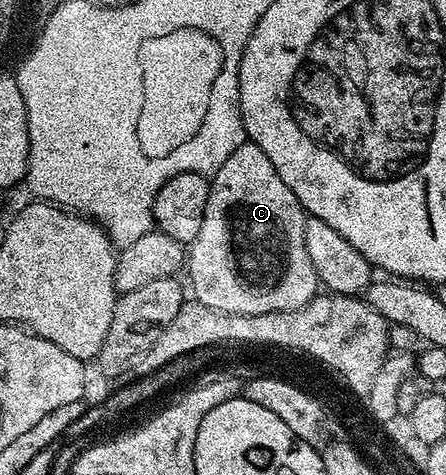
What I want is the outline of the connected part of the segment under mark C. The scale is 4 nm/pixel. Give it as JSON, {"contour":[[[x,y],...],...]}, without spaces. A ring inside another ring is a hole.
{"contour":[[[245,143],[242,147],[238,147],[238,151],[234,151],[234,155],[230,155],[230,159],[226,159],[226,163],[222,163],[222,167],[218,167],[218,171],[212,174],[206,199],[206,215],[202,219],[202,231],[198,231],[198,235],[186,249],[186,274],[188,273],[189,281],[187,284],[190,286],[191,296],[214,311],[233,313],[234,315],[266,315],[267,313],[304,308],[306,303],[310,303],[318,295],[314,263],[310,263],[310,255],[306,255],[305,216],[302,203],[298,203],[294,191],[290,191],[290,187],[286,187],[286,183],[282,183],[282,175],[278,175],[278,171],[274,171],[274,163],[270,163],[270,159],[266,159],[266,151],[262,151],[262,147],[251,143]]]}

